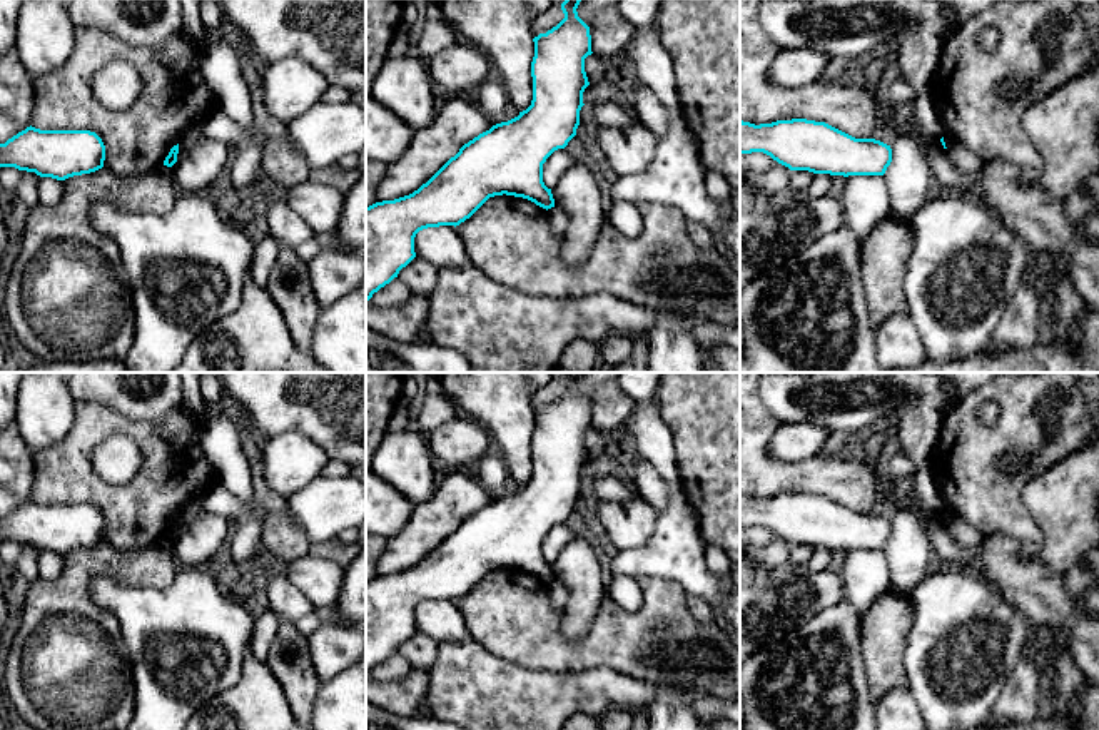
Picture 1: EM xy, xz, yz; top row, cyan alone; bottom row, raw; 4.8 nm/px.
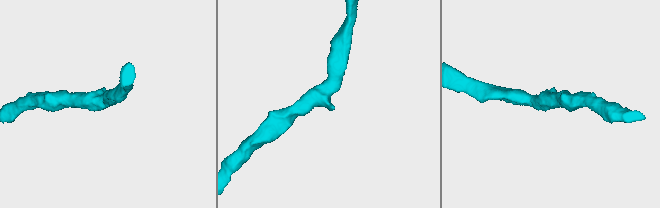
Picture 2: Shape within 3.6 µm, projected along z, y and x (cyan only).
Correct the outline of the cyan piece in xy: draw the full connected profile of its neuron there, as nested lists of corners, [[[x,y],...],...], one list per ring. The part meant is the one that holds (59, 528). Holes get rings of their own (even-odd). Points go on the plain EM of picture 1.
[[[27,501],[0,518],[0,541],[65,555],[104,541],[105,520],[90,504],[40,504]]]

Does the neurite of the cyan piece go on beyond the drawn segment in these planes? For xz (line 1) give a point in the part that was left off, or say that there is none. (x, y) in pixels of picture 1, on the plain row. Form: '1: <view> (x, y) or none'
1: none

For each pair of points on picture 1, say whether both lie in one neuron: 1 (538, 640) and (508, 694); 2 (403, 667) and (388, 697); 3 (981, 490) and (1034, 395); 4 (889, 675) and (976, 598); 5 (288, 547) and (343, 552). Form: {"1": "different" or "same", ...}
{"1": "different", "2": "different", "3": "same", "4": "different", "5": "different"}

